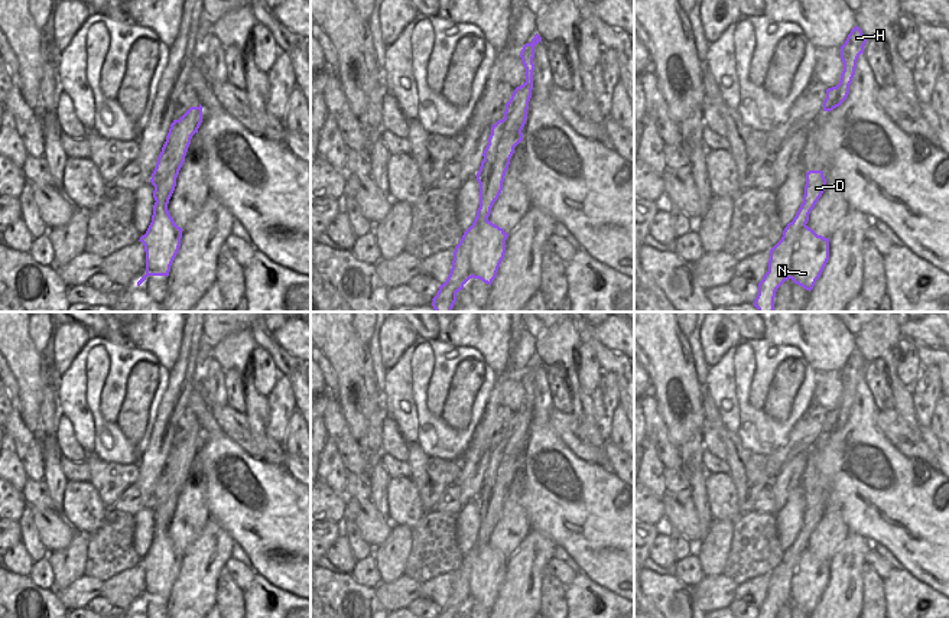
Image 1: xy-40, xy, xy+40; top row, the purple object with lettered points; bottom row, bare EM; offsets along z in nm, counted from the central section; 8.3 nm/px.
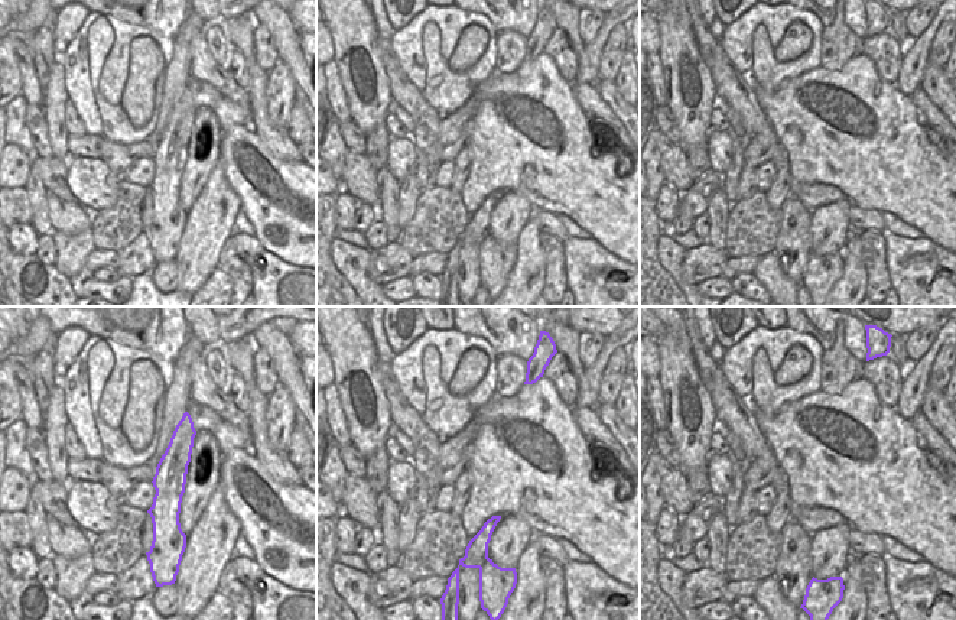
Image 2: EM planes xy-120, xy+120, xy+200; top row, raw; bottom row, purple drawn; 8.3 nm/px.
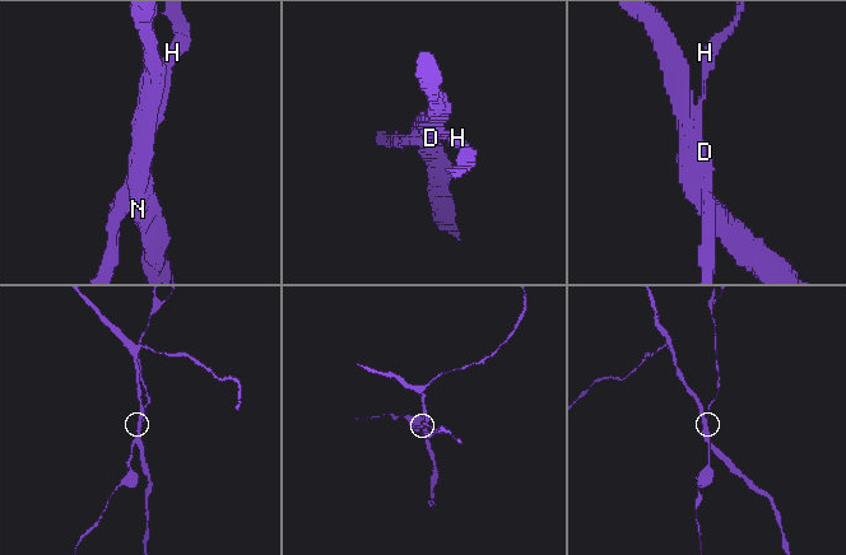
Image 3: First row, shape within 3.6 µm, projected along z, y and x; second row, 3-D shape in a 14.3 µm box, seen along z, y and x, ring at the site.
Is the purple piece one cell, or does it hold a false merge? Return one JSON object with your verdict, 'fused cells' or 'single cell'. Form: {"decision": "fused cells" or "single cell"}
{"decision": "fused cells"}

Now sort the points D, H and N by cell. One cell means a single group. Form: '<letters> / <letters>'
D H / N

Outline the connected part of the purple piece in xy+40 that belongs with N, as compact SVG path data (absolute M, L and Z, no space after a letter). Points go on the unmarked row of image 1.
M806 550L793 578L792 604L812 614L829 583L829 562Z

